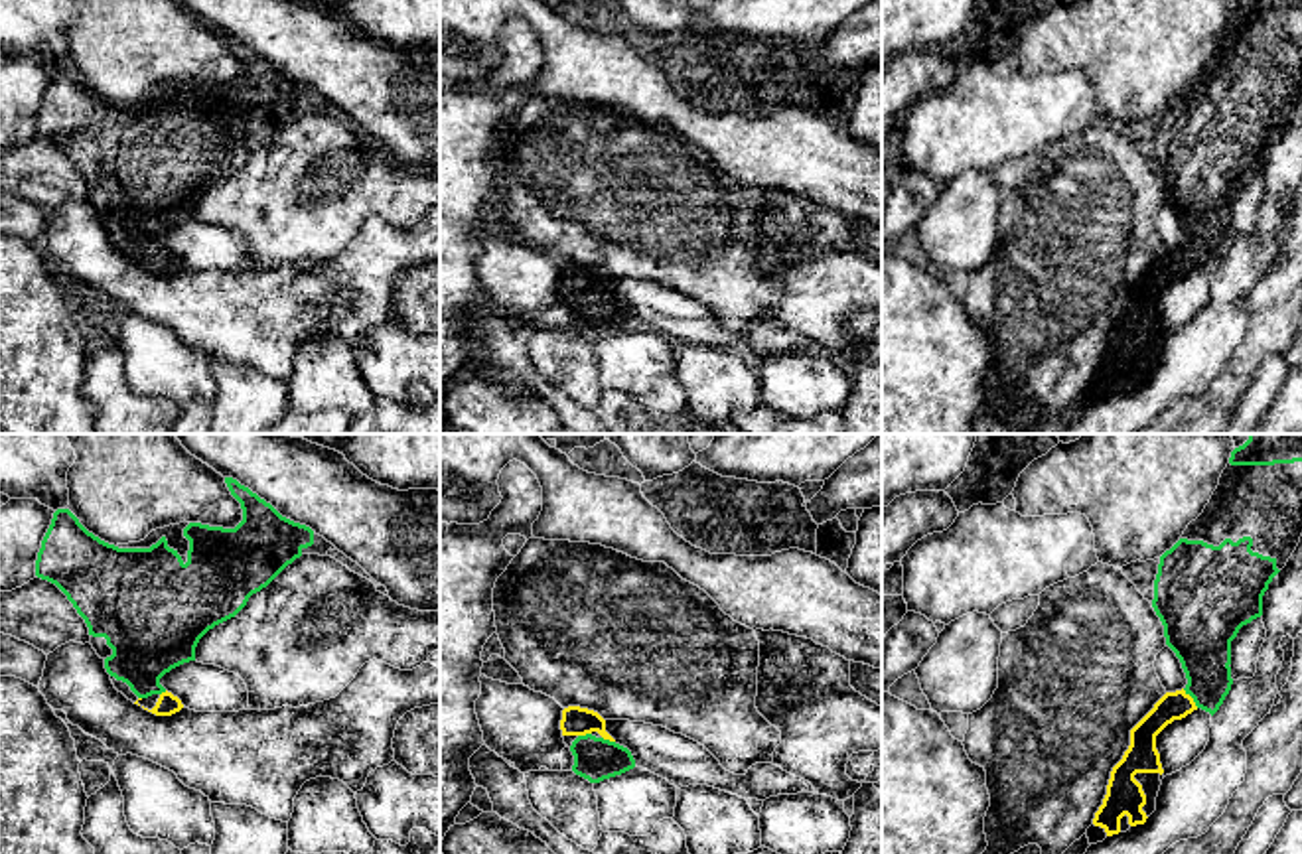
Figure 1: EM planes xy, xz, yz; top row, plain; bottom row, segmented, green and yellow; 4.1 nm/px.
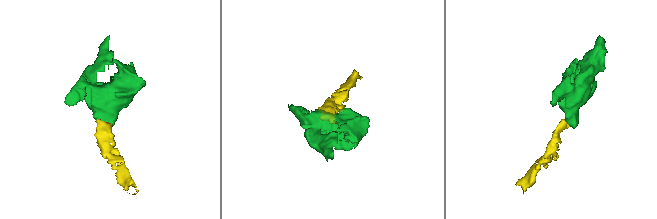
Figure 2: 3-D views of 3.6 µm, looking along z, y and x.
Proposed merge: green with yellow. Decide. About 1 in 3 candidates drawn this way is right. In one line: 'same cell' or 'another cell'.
same cell

